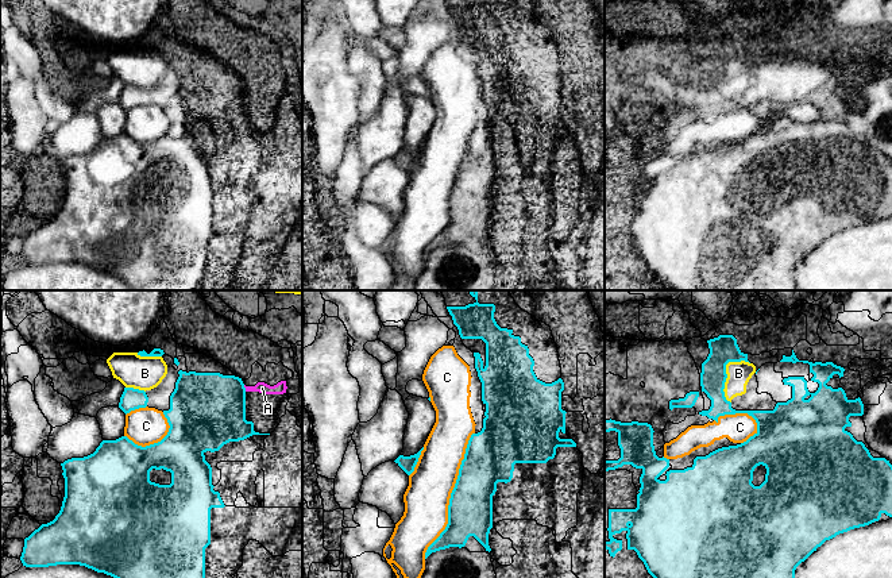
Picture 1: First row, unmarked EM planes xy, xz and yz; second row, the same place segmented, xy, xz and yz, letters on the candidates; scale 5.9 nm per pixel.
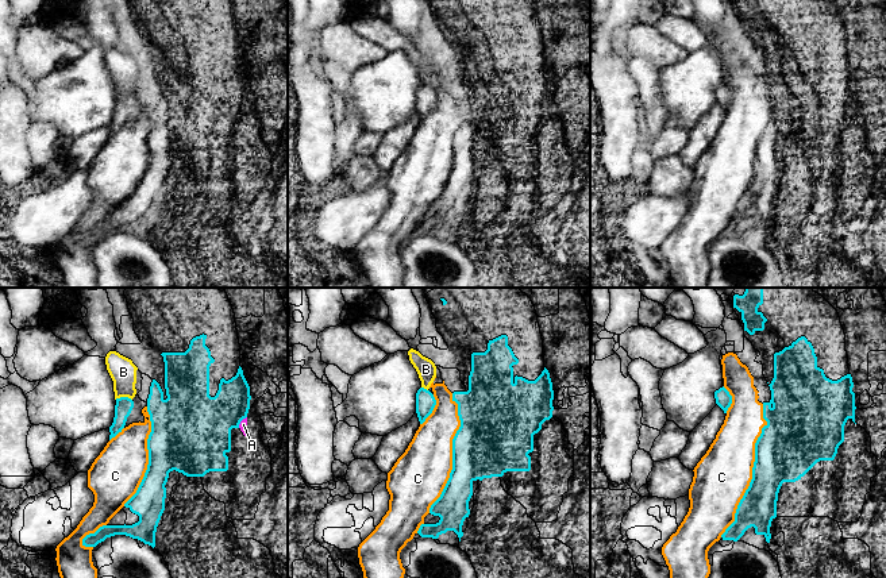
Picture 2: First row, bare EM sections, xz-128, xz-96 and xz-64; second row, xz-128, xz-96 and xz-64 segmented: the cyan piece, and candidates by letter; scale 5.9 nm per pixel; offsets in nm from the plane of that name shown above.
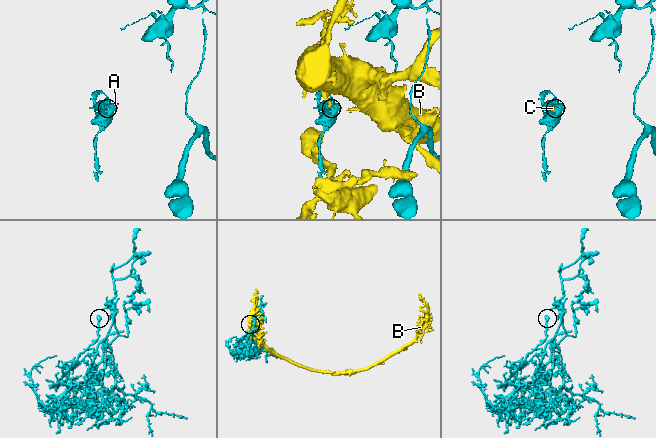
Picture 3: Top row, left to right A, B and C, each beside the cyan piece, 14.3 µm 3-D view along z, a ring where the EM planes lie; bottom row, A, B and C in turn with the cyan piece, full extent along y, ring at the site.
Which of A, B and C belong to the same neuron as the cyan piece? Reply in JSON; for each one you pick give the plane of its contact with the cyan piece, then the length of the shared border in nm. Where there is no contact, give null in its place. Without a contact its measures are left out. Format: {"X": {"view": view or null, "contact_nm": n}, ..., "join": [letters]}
{"A": {"view": "xy", "contact_nm": 40}, "join": ["A"]}

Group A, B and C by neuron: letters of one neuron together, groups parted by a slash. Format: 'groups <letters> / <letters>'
groups A / B / C

